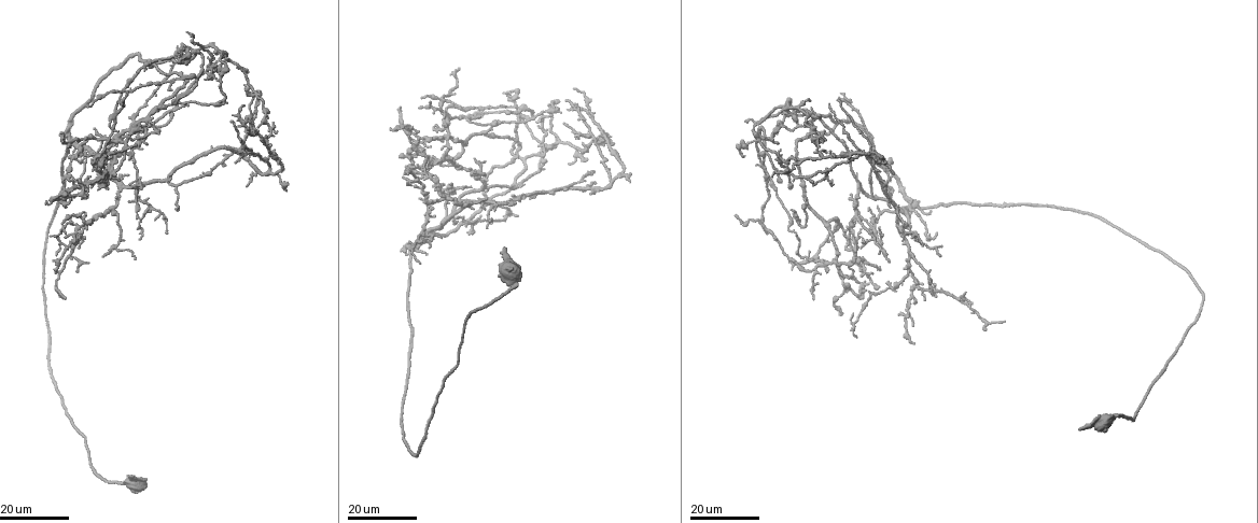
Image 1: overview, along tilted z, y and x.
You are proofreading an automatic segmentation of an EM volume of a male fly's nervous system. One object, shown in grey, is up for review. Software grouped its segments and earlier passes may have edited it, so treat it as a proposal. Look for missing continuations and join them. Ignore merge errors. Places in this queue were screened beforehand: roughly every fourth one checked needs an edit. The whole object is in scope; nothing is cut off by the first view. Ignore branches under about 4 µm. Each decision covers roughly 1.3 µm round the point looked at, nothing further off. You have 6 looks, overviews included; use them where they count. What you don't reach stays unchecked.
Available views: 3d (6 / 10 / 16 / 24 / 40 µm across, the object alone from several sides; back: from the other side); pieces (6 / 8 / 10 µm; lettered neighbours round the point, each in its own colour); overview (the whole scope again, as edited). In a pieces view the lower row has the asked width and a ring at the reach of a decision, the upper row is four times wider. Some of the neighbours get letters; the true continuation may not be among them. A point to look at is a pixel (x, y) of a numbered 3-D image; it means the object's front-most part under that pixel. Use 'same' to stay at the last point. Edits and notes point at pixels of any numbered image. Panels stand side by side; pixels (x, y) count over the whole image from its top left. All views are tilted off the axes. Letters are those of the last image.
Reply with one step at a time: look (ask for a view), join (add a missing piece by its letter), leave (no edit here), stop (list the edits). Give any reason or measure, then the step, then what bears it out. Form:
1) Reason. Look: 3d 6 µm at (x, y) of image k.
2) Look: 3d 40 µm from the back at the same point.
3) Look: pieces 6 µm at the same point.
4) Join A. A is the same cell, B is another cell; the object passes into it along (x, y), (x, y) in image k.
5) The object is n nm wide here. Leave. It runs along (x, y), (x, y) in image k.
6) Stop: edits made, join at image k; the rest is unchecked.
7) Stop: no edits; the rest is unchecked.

Branch stops here. Look: 3d 16 µm at (508, 214) of image 1.

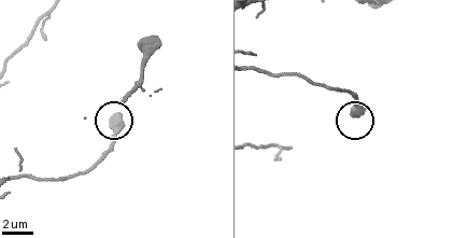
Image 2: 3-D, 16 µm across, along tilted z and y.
Look: pieces 8 µm at (116, 115) of image 2.

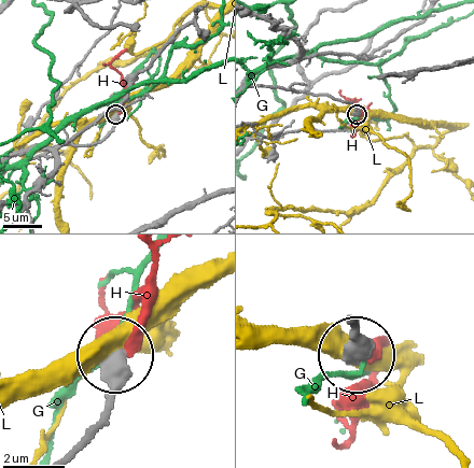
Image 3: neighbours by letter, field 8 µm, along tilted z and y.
Leave. G, H and L are other cells; it runs along (68, 453), (101, 415), (115, 355) in image 3; no lettered piece goes on from it.

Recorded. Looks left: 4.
Branch stops here. Look: 3d 24 µm at (914, 301) of image 1.

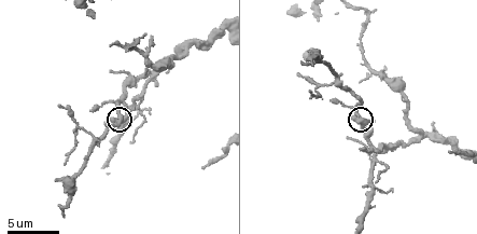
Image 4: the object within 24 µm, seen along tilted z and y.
Look: pieces 6 µm at (355, 117) of image 4.

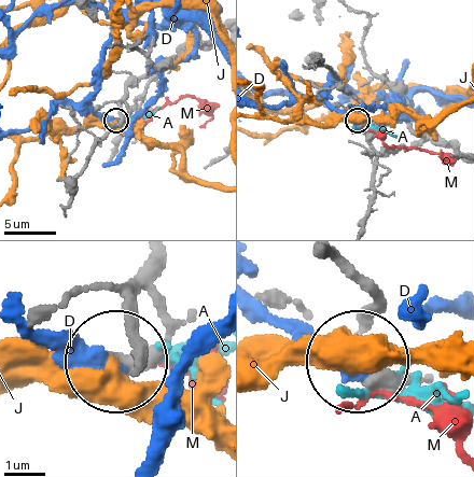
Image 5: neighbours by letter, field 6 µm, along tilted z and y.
Leave. A, D, J and M are other cells; no lettered piece goes on from it.

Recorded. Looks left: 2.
End of a long branch. Look: 3d 24 µm at (157, 107) of image 1.

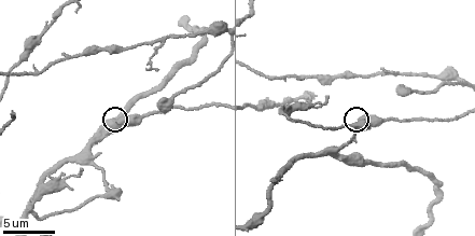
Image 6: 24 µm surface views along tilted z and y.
Look: pieces 8 µm at (117, 121) of image 6.

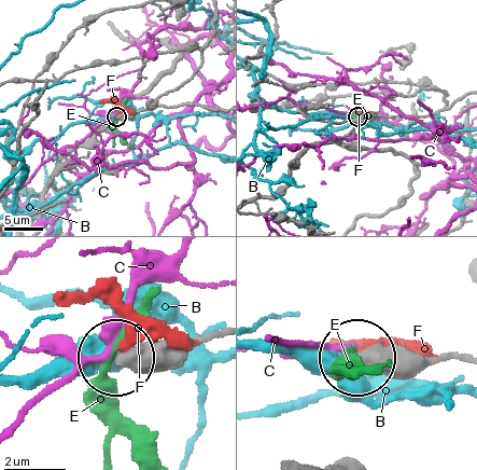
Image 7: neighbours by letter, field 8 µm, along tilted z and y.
Leave. B, C, E and F are other cells; it runs along (219, 109), (187, 102), (116, 114) in image 7; none of them fits.

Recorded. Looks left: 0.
Stop: no edits; the rest is unchecked.

